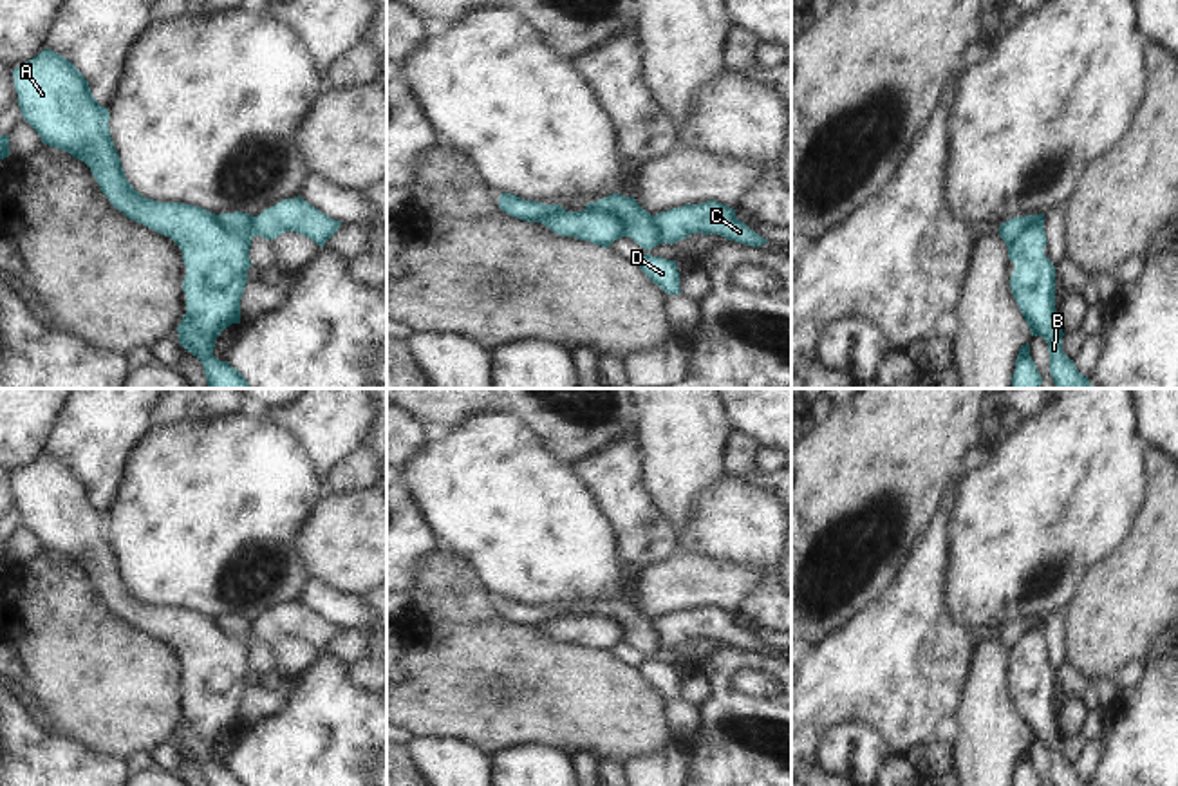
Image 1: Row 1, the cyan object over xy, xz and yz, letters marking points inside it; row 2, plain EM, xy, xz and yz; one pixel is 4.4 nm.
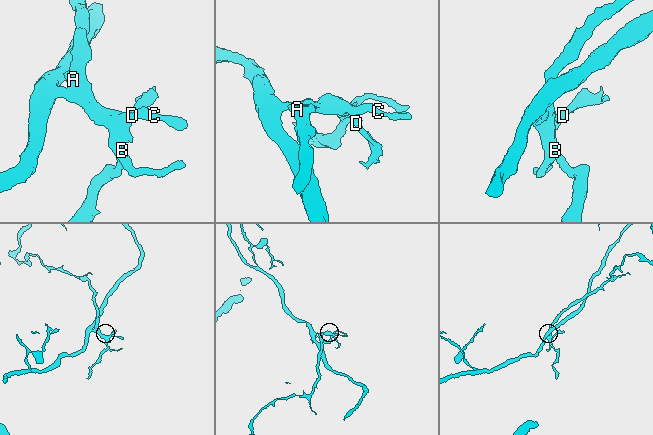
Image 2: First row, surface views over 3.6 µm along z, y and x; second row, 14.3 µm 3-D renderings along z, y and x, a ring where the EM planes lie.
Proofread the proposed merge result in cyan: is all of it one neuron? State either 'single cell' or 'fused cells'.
fused cells

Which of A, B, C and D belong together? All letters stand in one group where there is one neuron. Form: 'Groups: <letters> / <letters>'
Groups: A B C / D

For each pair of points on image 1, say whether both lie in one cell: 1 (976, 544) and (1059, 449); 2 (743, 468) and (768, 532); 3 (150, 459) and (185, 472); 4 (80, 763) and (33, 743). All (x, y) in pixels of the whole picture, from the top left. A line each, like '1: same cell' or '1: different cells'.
1: same cell
2: different cells
3: same cell
4: same cell

